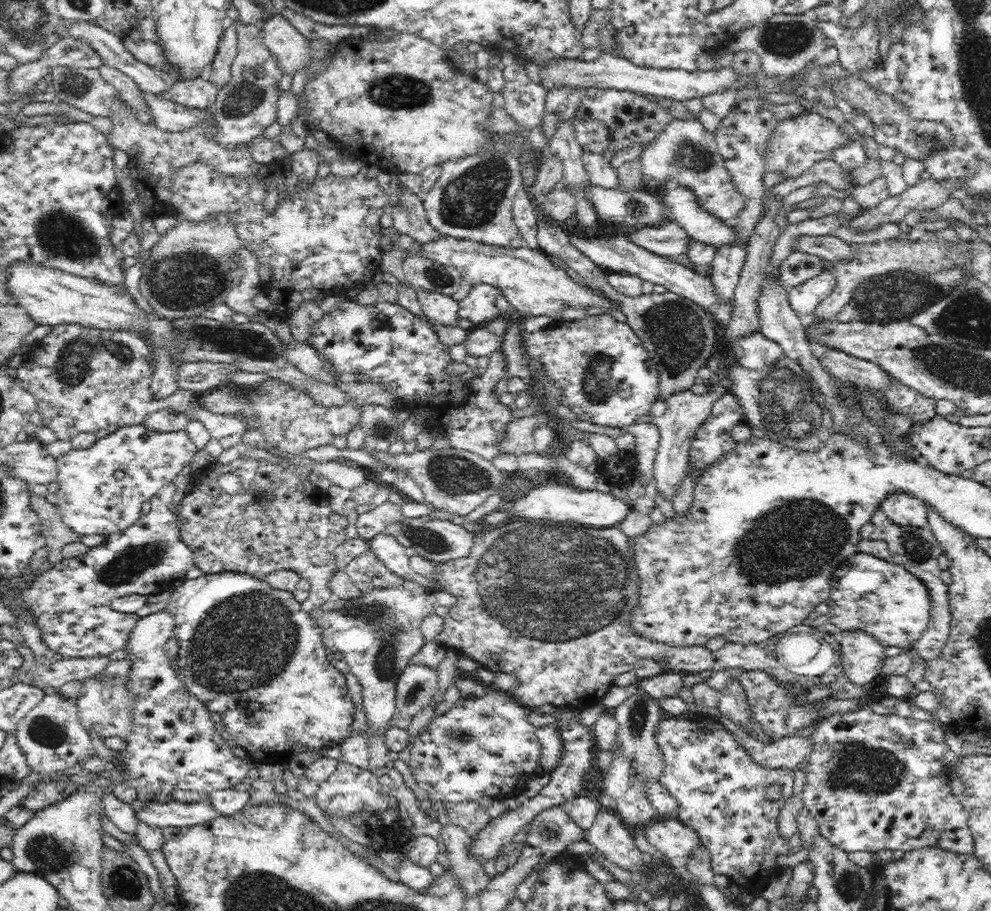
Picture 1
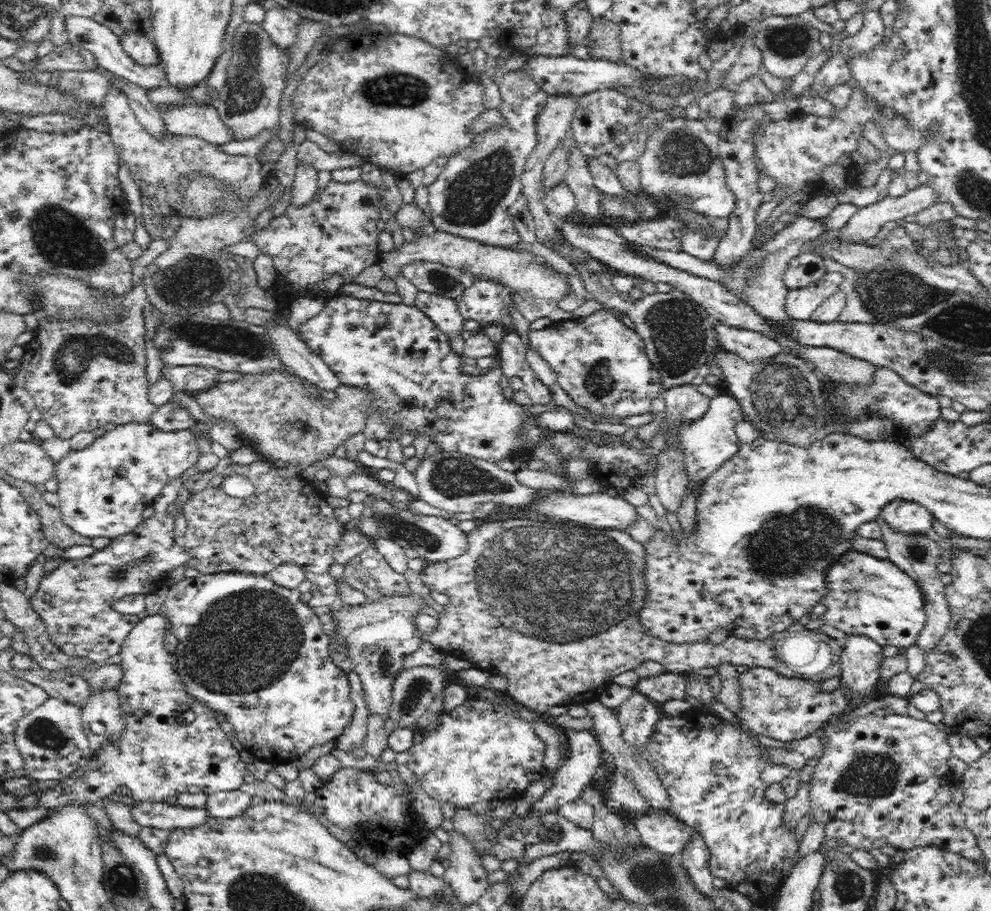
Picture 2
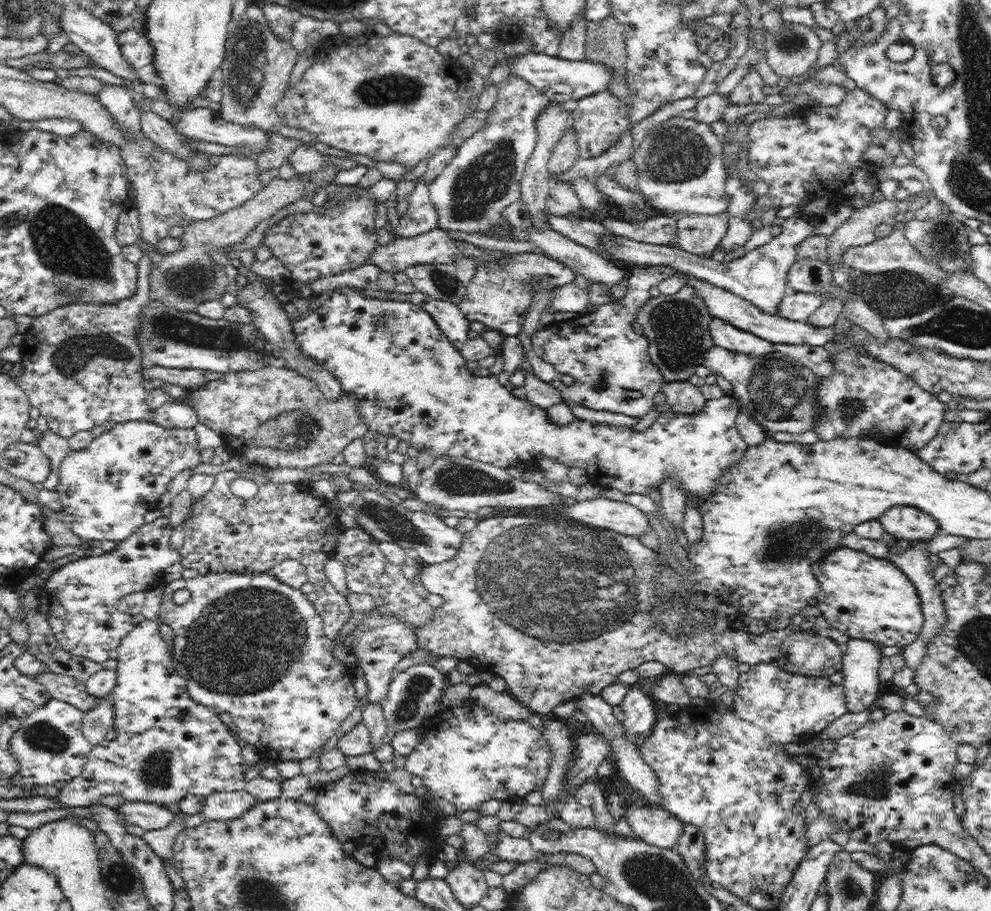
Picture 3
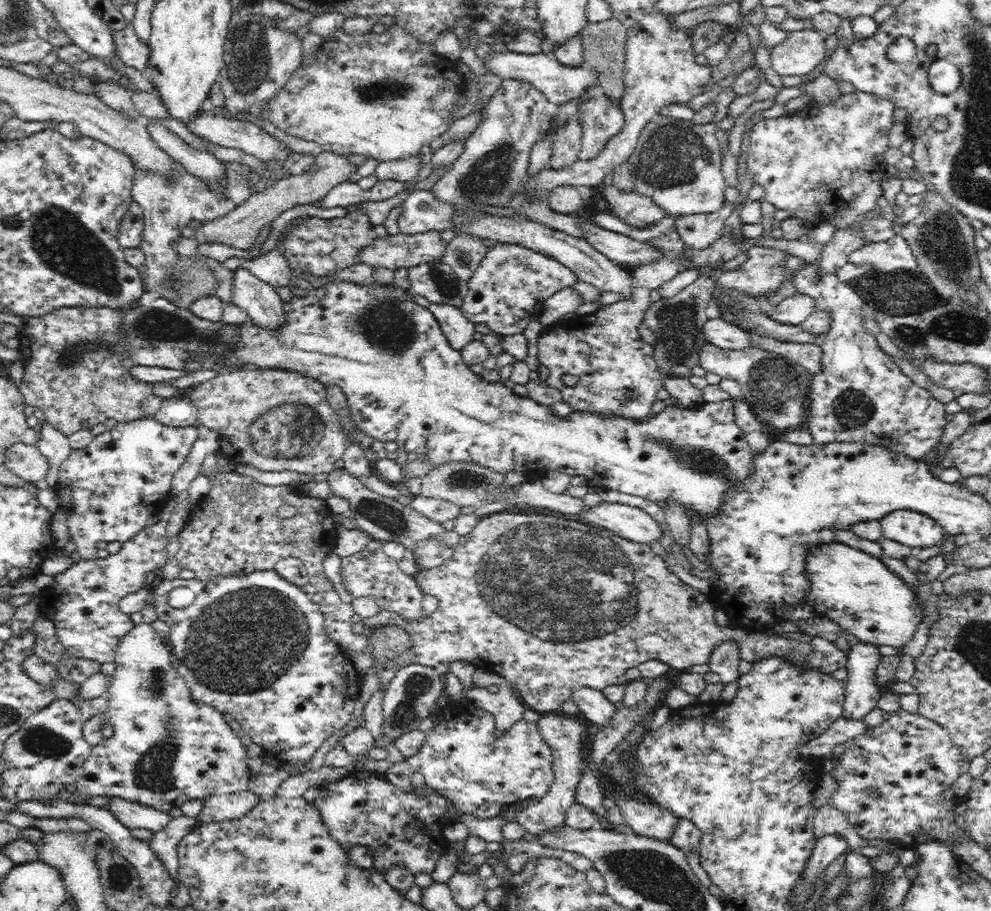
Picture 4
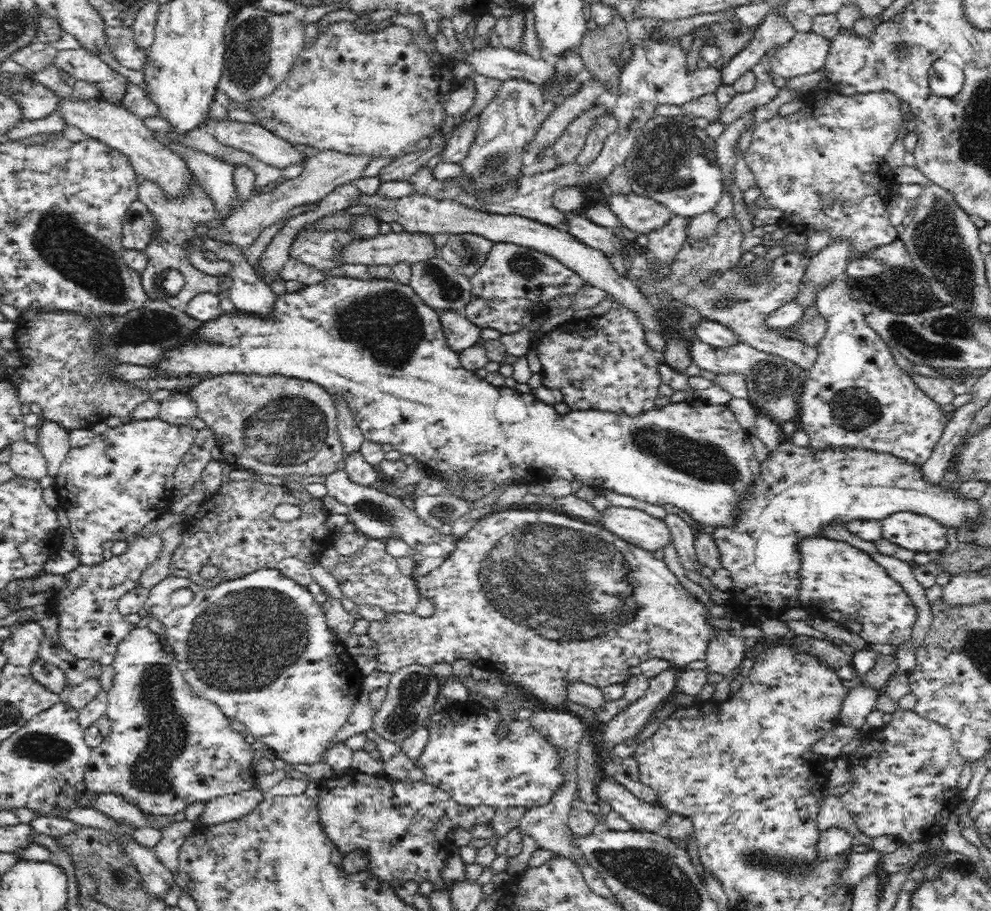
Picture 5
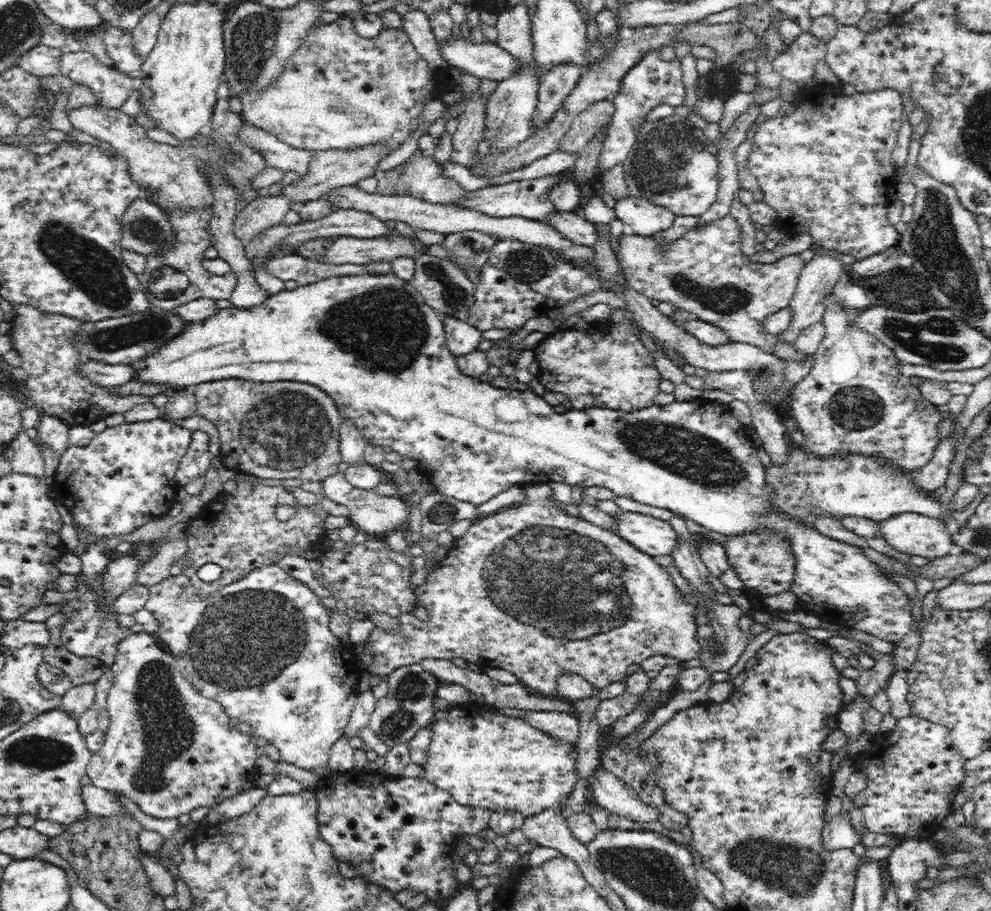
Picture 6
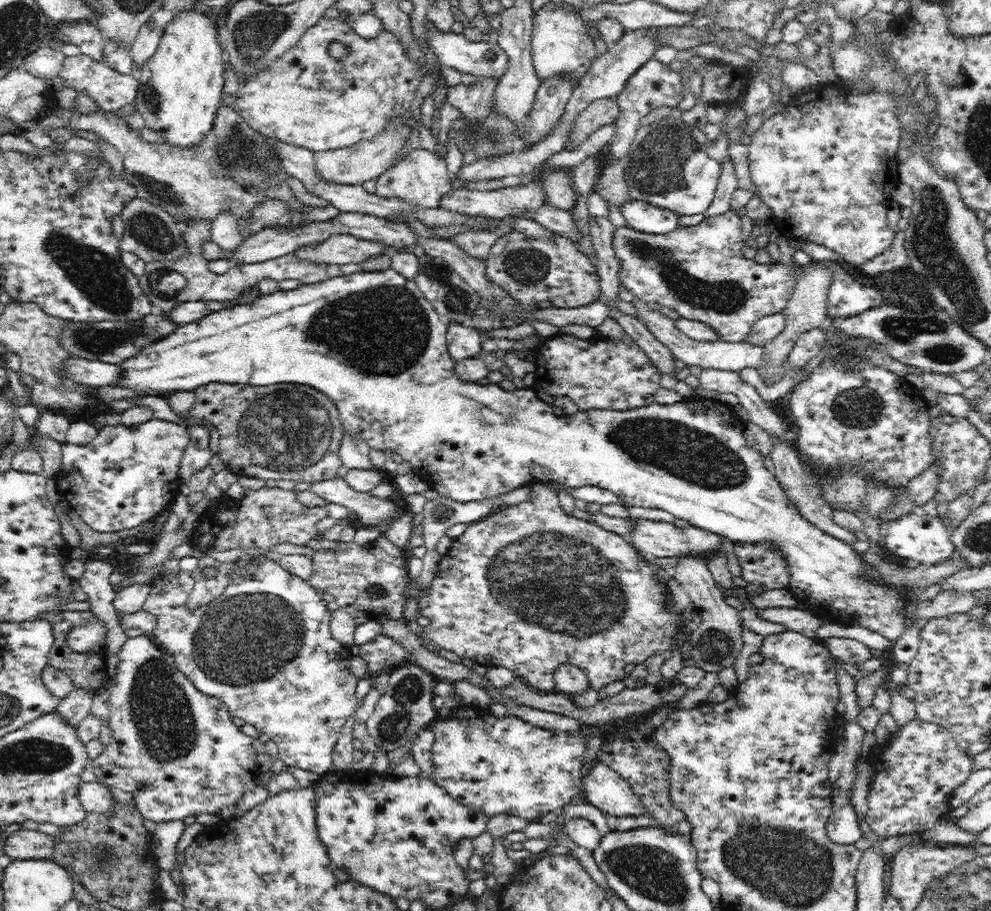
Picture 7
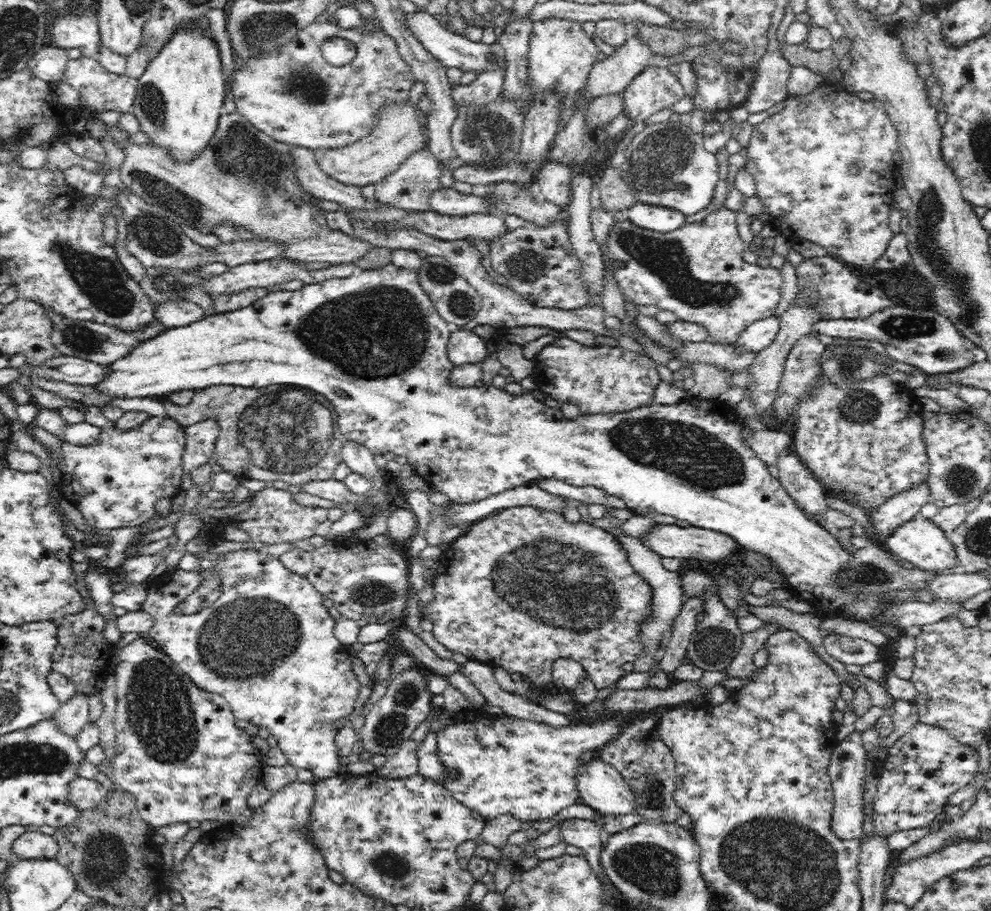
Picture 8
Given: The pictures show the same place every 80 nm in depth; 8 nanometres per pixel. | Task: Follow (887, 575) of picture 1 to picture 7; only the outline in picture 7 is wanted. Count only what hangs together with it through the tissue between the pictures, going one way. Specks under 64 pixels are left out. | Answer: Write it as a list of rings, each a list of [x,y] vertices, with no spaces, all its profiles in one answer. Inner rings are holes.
[[[392,267],[383,271],[363,271],[352,273],[346,276],[335,276],[327,278],[322,282],[314,284],[301,284],[294,290],[274,291],[267,295],[262,295],[252,304],[238,303],[230,308],[223,308],[219,311],[212,311],[204,318],[185,324],[178,325],[172,335],[158,340],[156,343],[142,348],[136,356],[132,356],[124,362],[120,362],[122,367],[122,378],[118,378],[118,386],[132,388],[132,390],[143,390],[144,392],[156,392],[158,395],[166,396],[175,391],[195,390],[208,383],[228,383],[228,384],[251,384],[252,386],[263,387],[276,383],[296,383],[310,385],[314,390],[318,389],[322,394],[326,394],[330,400],[334,401],[339,412],[339,419],[342,423],[344,432],[360,435],[362,440],[368,443],[371,449],[393,450],[400,454],[403,460],[411,462],[414,474],[417,479],[428,483],[431,487],[436,487],[436,492],[442,497],[450,498],[458,502],[470,502],[486,500],[486,498],[496,498],[500,494],[506,494],[515,488],[533,486],[535,483],[559,482],[568,488],[580,488],[581,486],[599,486],[610,490],[625,506],[644,506],[646,508],[660,508],[670,512],[674,518],[687,520],[690,525],[702,529],[702,531],[718,534],[722,538],[728,538],[733,543],[746,542],[747,544],[760,544],[766,542],[778,548],[782,553],[790,572],[790,581],[787,589],[797,598],[800,606],[804,610],[811,611],[823,621],[840,621],[859,624],[882,634],[890,641],[896,641],[907,629],[909,621],[905,615],[907,604],[910,600],[907,593],[896,588],[886,588],[878,584],[878,581],[869,580],[863,572],[863,559],[859,556],[850,543],[843,542],[824,533],[824,530],[812,525],[804,518],[800,511],[787,497],[786,491],[776,480],[776,477],[766,469],[764,458],[756,449],[748,446],[743,433],[744,421],[734,416],[734,406],[720,402],[715,398],[703,397],[702,395],[683,398],[674,404],[652,403],[646,406],[633,408],[630,411],[617,411],[612,409],[590,409],[578,411],[576,414],[563,416],[555,407],[542,401],[536,396],[536,388],[515,389],[507,391],[502,389],[499,384],[490,382],[466,382],[460,379],[454,371],[454,359],[450,356],[447,348],[448,323],[433,307],[433,304],[426,300],[423,292],[416,286],[415,279],[408,280],[405,276],[396,272]]]

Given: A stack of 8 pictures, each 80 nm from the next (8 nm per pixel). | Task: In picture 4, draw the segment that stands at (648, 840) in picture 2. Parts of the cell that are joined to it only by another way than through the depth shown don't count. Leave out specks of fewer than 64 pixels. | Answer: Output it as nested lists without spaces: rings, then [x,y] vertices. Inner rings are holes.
[[[622,791],[614,797],[619,800],[617,806],[629,830],[640,836],[670,841],[679,820],[671,811],[662,809],[658,804],[642,803]]]

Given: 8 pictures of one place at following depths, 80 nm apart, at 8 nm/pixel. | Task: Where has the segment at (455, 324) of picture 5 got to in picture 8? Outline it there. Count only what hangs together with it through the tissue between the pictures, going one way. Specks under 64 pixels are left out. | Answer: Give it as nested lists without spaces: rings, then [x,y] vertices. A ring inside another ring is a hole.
[[[453,327],[447,345],[447,355],[453,365],[481,363],[488,354],[485,340],[474,334],[473,330]]]

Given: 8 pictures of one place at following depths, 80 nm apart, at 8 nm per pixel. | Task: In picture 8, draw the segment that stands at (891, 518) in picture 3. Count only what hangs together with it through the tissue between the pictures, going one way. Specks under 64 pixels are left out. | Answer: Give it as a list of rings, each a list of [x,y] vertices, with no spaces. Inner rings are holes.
[[[918,516],[894,529],[892,536],[886,539],[886,545],[890,549],[890,554],[912,563],[916,568],[920,568],[924,572],[939,575],[958,570],[957,555],[948,535],[932,519]]]

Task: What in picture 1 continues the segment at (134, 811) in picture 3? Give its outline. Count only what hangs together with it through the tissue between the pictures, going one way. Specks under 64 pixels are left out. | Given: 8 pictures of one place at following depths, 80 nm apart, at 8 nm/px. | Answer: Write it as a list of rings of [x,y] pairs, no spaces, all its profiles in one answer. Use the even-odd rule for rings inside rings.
[[[174,799],[166,803],[150,800],[142,807],[143,810],[136,814],[139,821],[161,829],[167,826],[196,826],[219,816],[209,800],[186,803]]]

